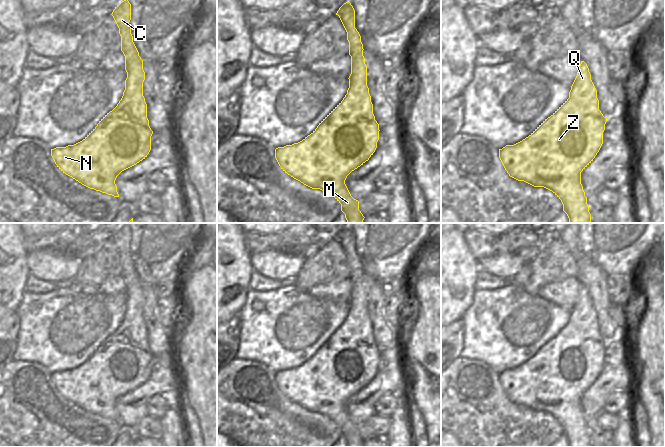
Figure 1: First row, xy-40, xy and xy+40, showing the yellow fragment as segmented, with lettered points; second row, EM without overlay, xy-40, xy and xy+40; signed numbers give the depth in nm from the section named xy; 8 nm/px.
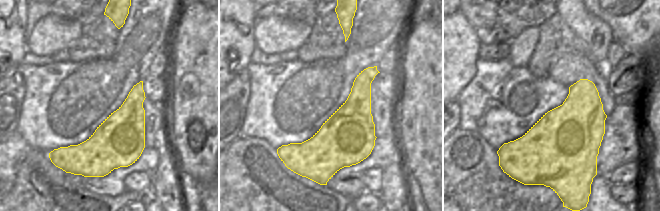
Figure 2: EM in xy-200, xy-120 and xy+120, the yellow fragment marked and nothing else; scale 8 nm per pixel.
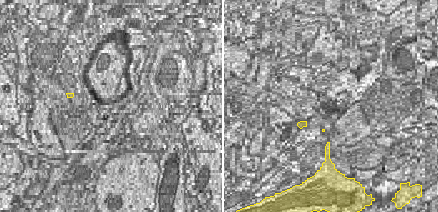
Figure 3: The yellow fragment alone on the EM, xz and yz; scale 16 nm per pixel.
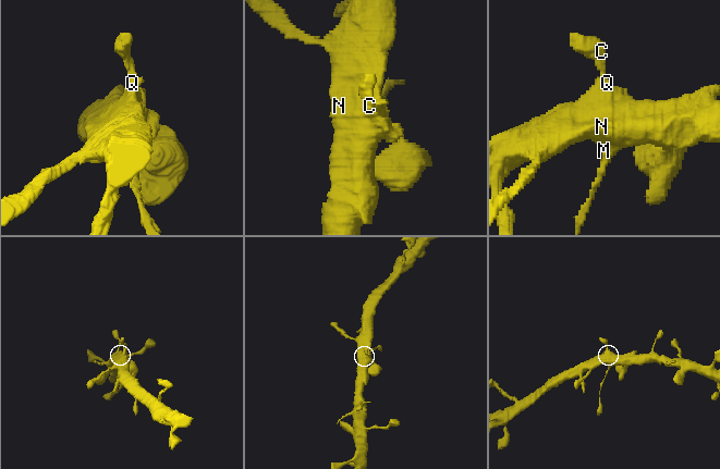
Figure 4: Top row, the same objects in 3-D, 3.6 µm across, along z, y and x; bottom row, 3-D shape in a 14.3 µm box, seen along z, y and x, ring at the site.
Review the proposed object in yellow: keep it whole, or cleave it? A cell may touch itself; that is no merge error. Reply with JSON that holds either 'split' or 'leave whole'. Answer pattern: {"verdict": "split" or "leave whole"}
{"verdict": "leave whole"}

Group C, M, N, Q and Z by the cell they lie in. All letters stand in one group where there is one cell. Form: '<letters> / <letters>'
C M N Q Z

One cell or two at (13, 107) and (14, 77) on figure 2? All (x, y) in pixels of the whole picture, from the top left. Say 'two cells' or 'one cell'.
one cell

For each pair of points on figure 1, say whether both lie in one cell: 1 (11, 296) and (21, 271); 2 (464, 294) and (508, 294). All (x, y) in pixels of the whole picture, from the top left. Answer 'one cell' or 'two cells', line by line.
1: one cell
2: two cells

